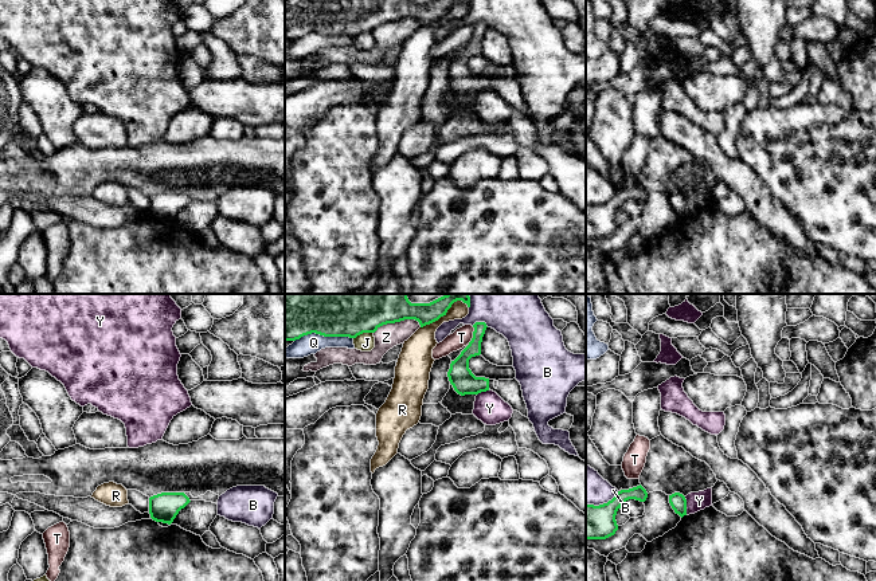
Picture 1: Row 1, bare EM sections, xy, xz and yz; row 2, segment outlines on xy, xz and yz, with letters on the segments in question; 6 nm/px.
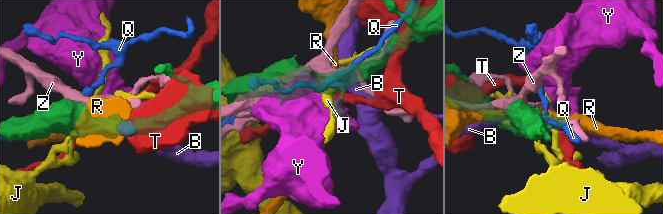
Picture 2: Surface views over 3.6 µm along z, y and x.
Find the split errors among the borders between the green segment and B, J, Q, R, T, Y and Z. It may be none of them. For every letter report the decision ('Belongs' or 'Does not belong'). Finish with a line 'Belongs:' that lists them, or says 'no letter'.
B: Does not belong
J: Does not belong
Q: Does not belong
R: Does not belong
T: Does not belong
Y: Does not belong
Z: Does not belong
Belongs: no letter

